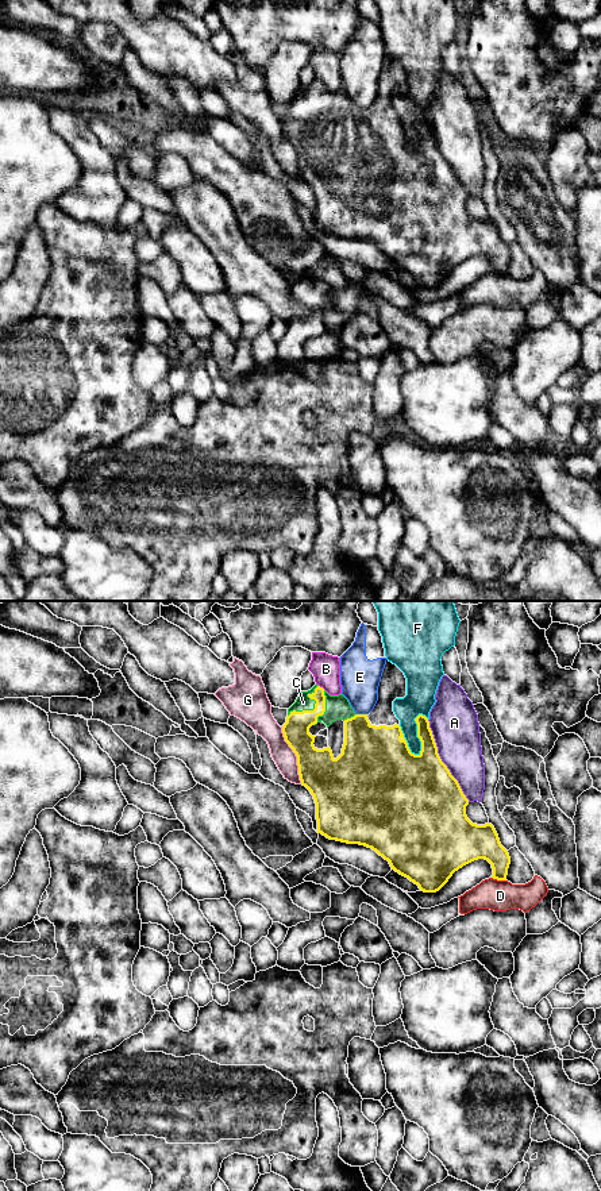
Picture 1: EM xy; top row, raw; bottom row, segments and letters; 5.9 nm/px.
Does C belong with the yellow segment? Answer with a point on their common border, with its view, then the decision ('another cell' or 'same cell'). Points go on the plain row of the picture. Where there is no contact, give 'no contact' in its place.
contact xy (314, 104); same cell

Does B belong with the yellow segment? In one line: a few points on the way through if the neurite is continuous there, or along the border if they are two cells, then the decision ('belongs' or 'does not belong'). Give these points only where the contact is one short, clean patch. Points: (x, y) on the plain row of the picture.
along xy (319, 80), (324, 84) | does not belong

